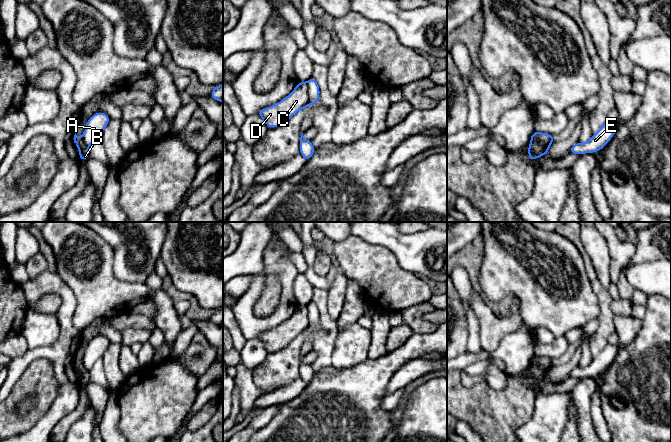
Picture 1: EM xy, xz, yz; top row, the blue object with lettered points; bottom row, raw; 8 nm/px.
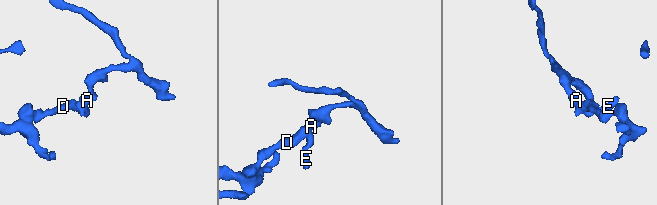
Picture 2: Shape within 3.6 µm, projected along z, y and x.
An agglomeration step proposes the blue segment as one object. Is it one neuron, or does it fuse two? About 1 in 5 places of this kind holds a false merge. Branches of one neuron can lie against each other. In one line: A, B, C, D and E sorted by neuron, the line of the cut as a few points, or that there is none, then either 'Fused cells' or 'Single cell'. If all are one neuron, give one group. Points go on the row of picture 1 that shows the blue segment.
Groups: A E / B C D. Split along xz (306, 82), (309, 105). Fused cells

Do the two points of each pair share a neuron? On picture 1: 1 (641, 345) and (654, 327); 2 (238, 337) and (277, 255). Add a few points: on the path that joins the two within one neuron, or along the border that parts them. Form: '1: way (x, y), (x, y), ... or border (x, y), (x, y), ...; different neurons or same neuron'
1: way (645, 341), (654, 331); same neuron
2: border (233, 312), (241, 333), (246, 340); different neurons

